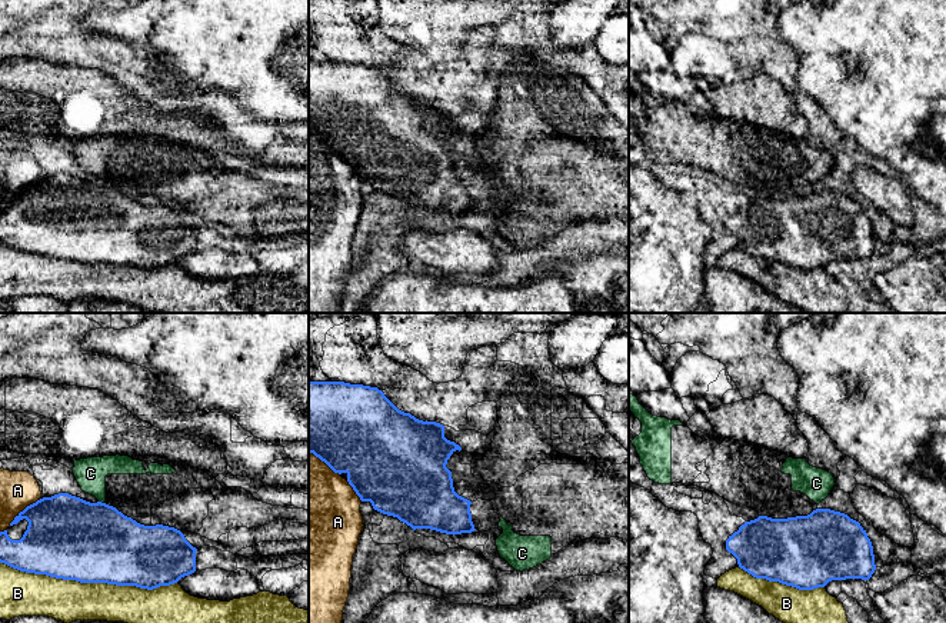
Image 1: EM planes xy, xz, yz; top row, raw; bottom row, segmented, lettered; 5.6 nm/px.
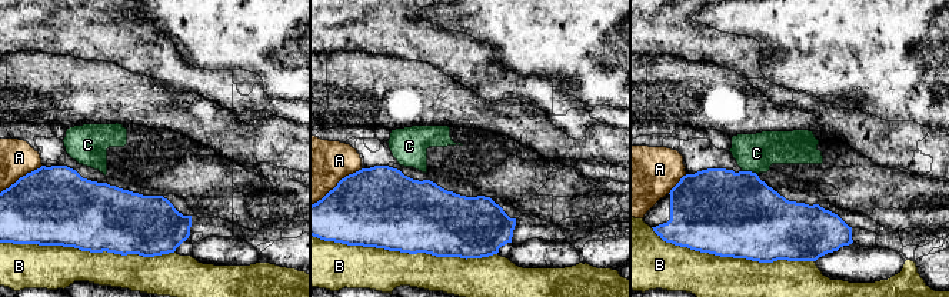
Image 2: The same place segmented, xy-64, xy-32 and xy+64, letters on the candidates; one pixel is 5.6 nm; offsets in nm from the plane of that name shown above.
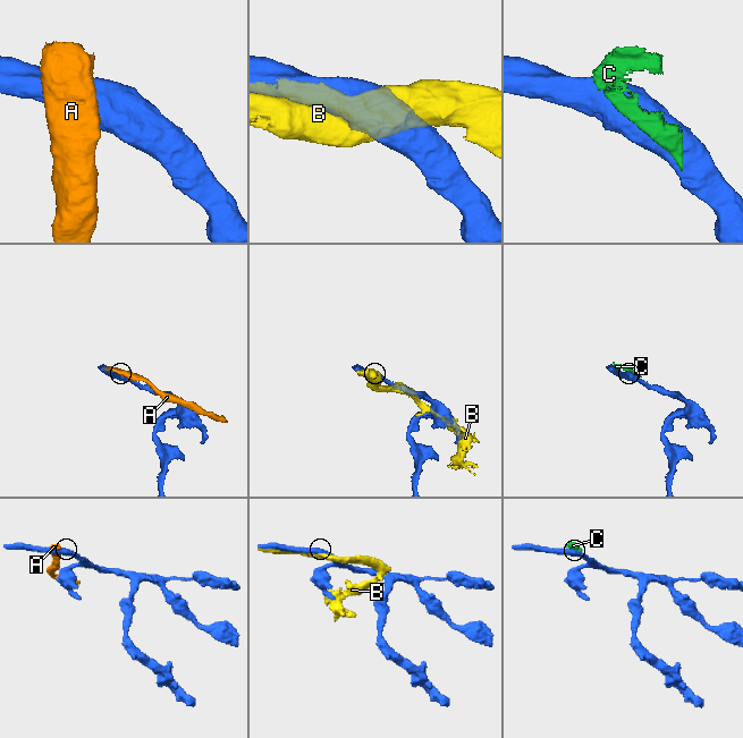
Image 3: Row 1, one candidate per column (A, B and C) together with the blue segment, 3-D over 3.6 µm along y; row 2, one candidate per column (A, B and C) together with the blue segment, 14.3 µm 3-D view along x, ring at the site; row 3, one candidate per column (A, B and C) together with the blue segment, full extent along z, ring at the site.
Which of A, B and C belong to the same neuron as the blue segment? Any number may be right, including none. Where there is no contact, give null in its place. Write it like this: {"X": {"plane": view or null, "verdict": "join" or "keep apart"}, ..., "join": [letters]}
{"A": {"plane": "xy", "verdict": "keep apart"}, "B": {"plane": "xy", "verdict": "keep apart"}, "C": {"plane": "xy", "verdict": "keep apart"}, "join": []}

